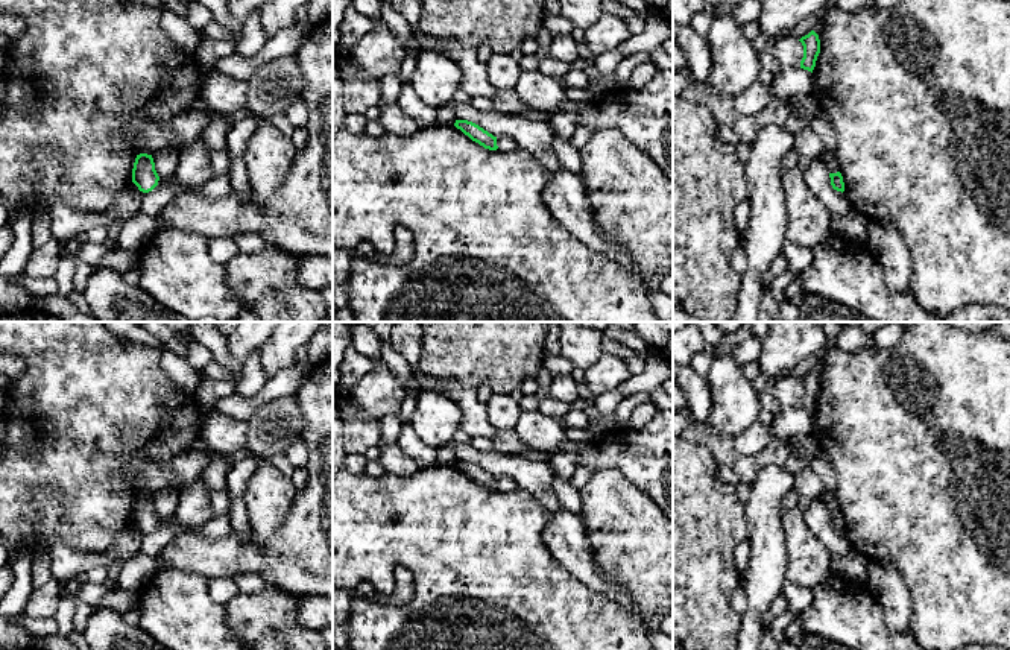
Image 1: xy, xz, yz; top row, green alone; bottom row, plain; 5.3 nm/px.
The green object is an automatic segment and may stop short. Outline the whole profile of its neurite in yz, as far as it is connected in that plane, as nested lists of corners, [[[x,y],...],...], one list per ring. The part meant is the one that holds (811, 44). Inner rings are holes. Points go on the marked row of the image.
[[[811,30],[808,35],[802,36],[799,41],[803,46],[803,58],[800,61],[800,68],[813,73],[817,56],[820,53],[819,35],[814,30]]]

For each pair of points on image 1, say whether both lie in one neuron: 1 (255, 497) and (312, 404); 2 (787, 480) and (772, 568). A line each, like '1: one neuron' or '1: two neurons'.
1: two neurons
2: one neuron

